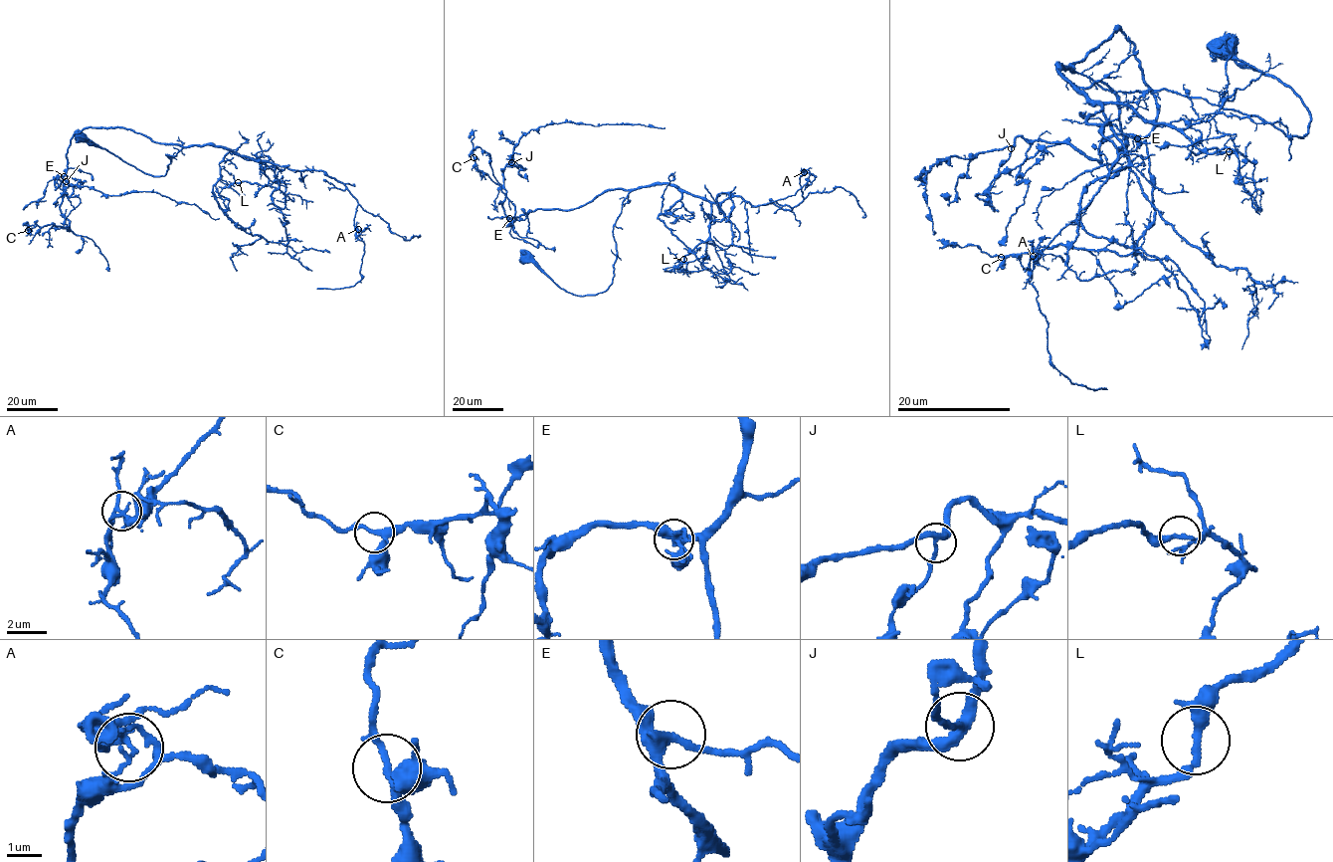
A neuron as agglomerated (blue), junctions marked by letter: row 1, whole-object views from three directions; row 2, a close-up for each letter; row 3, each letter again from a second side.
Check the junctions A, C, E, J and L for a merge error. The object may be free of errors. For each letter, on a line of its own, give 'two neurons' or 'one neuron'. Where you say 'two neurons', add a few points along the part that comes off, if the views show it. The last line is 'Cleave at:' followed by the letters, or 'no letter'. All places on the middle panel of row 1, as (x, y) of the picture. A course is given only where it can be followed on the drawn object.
A: two neurons; course (804, 171), (809, 170), (808, 181), (794, 195), (763, 205)
C: one neuron
E: one neuron
J: one neuron
L: one neuron
Cleave at: A

